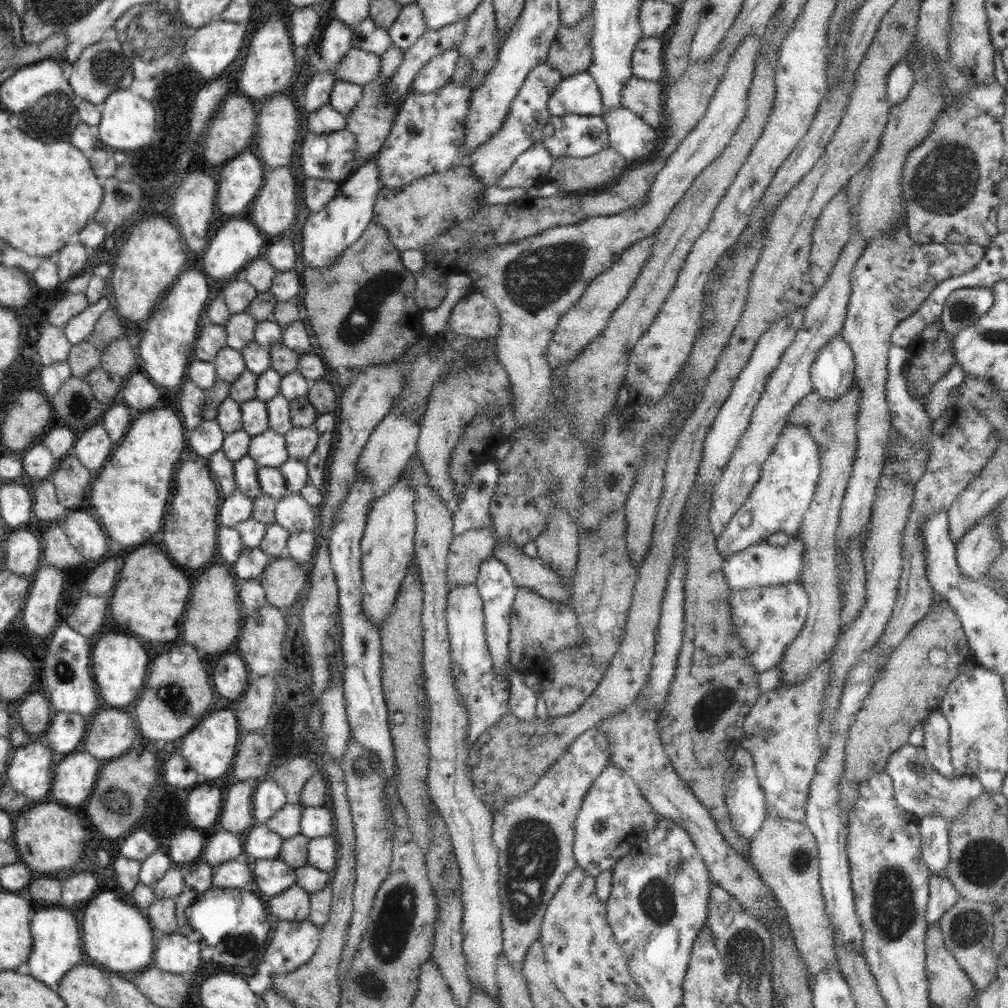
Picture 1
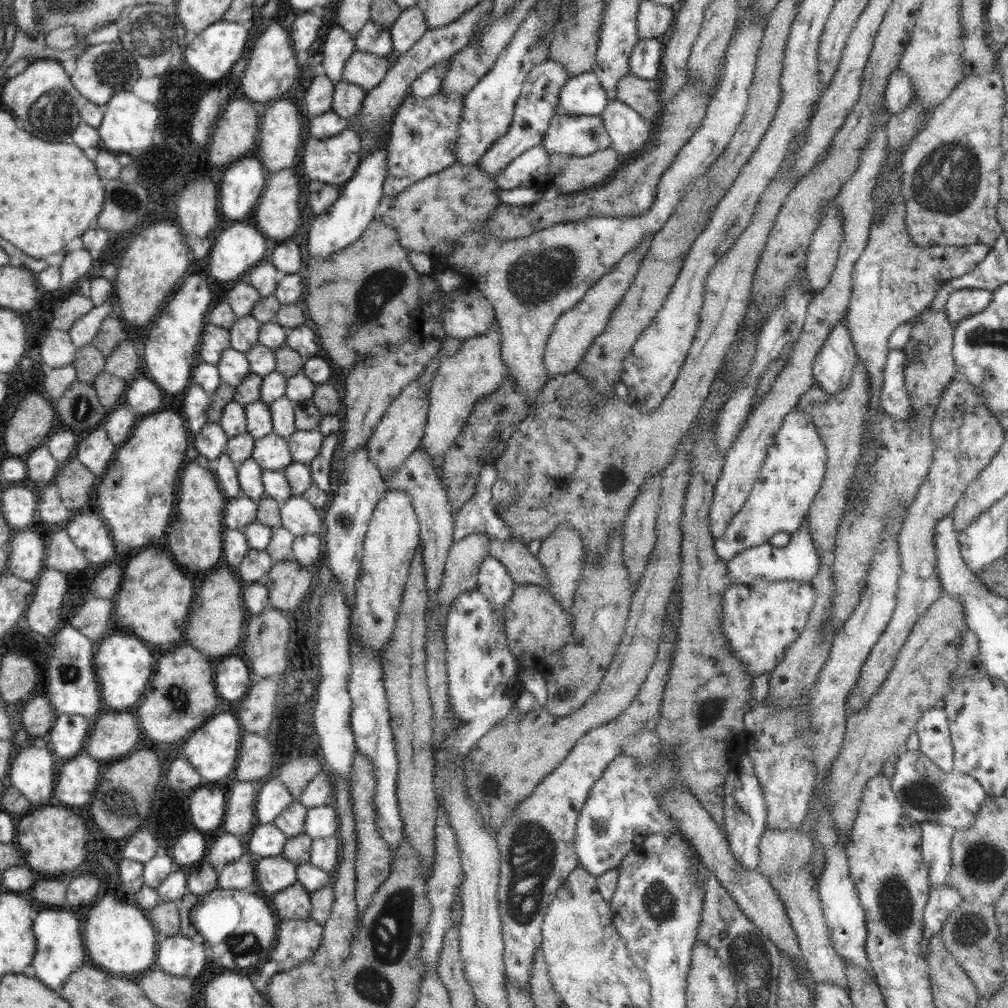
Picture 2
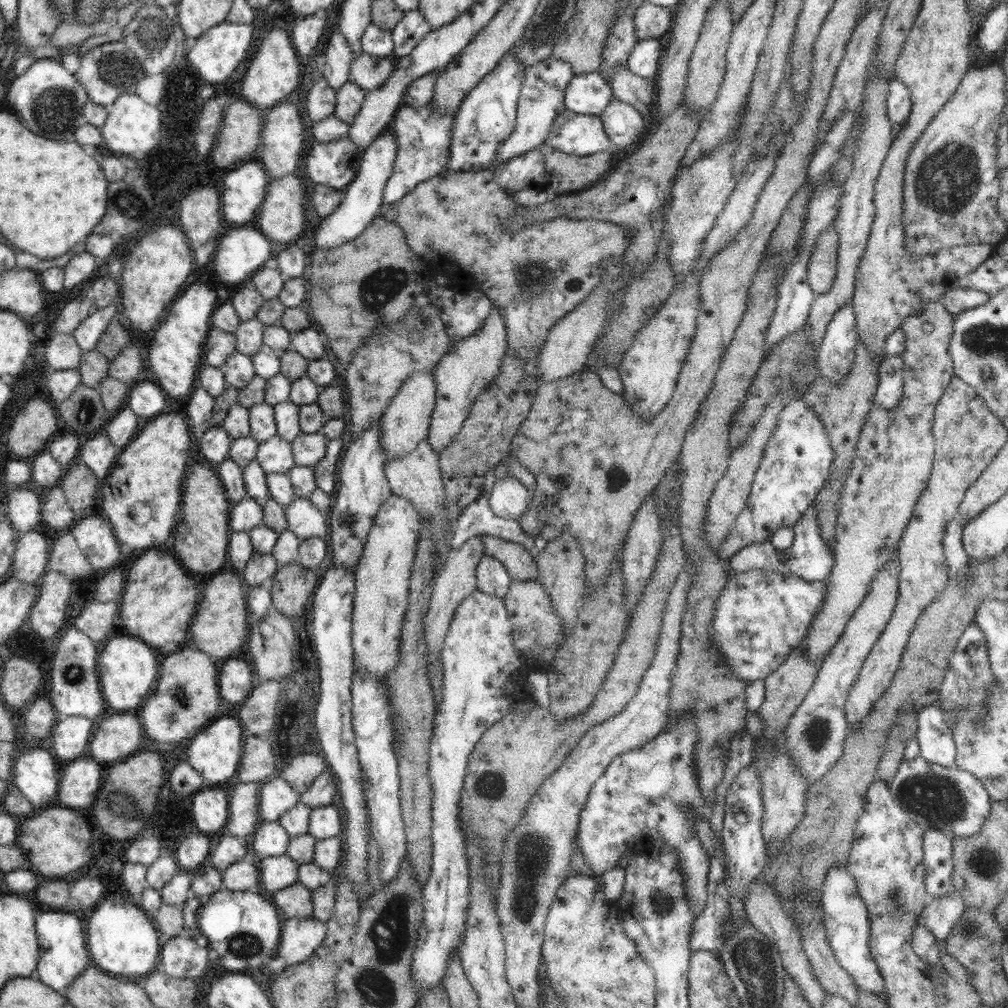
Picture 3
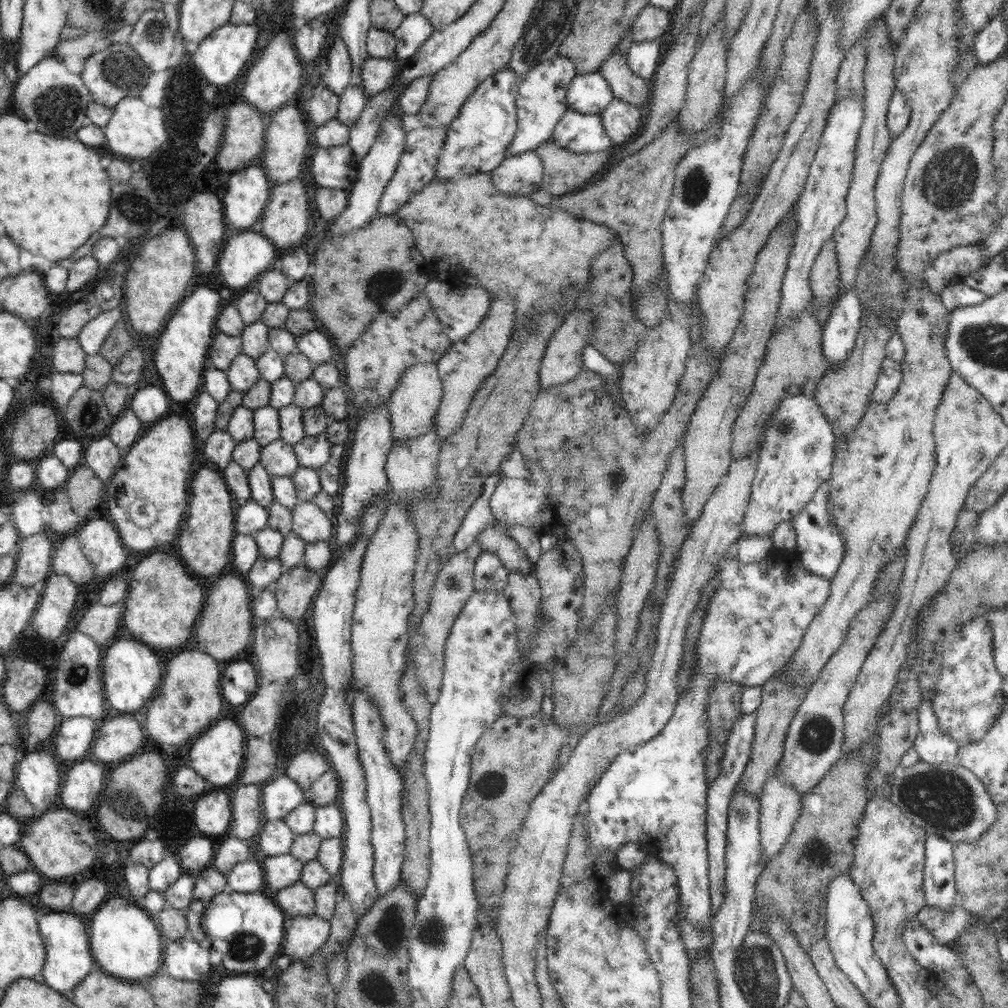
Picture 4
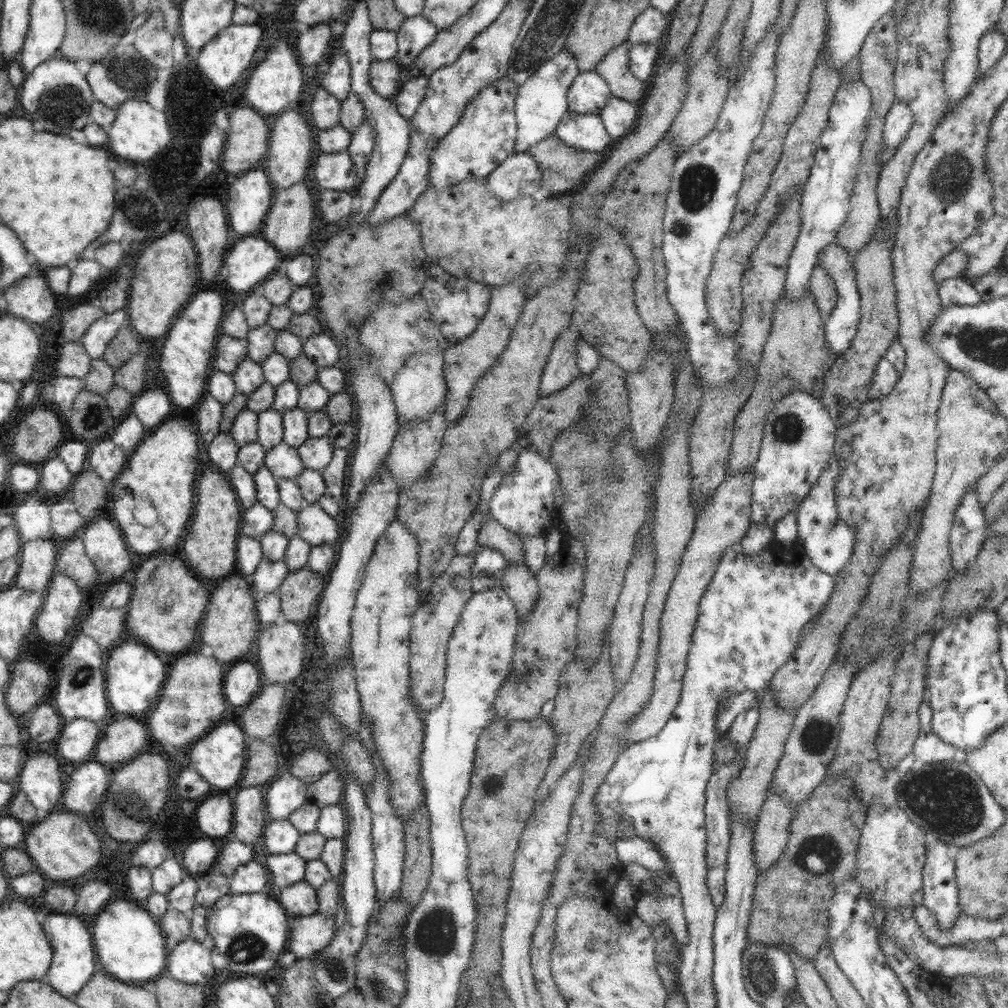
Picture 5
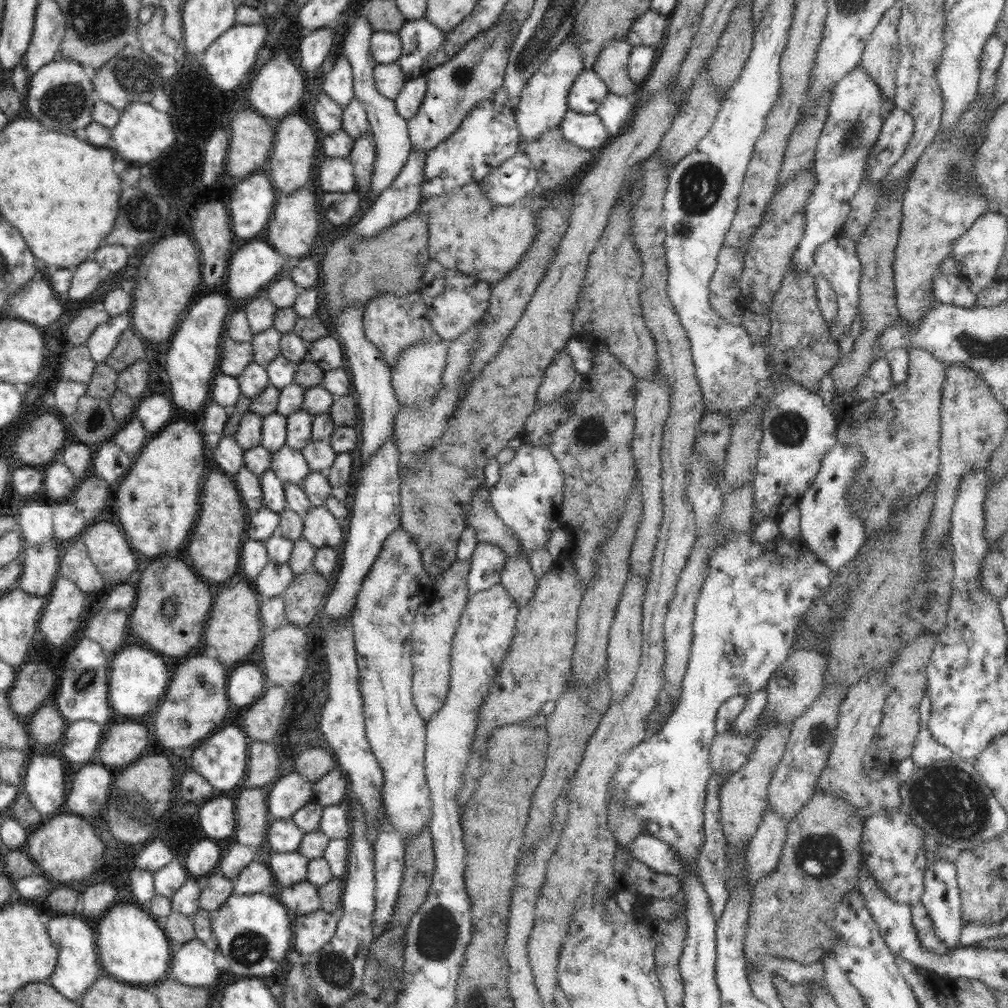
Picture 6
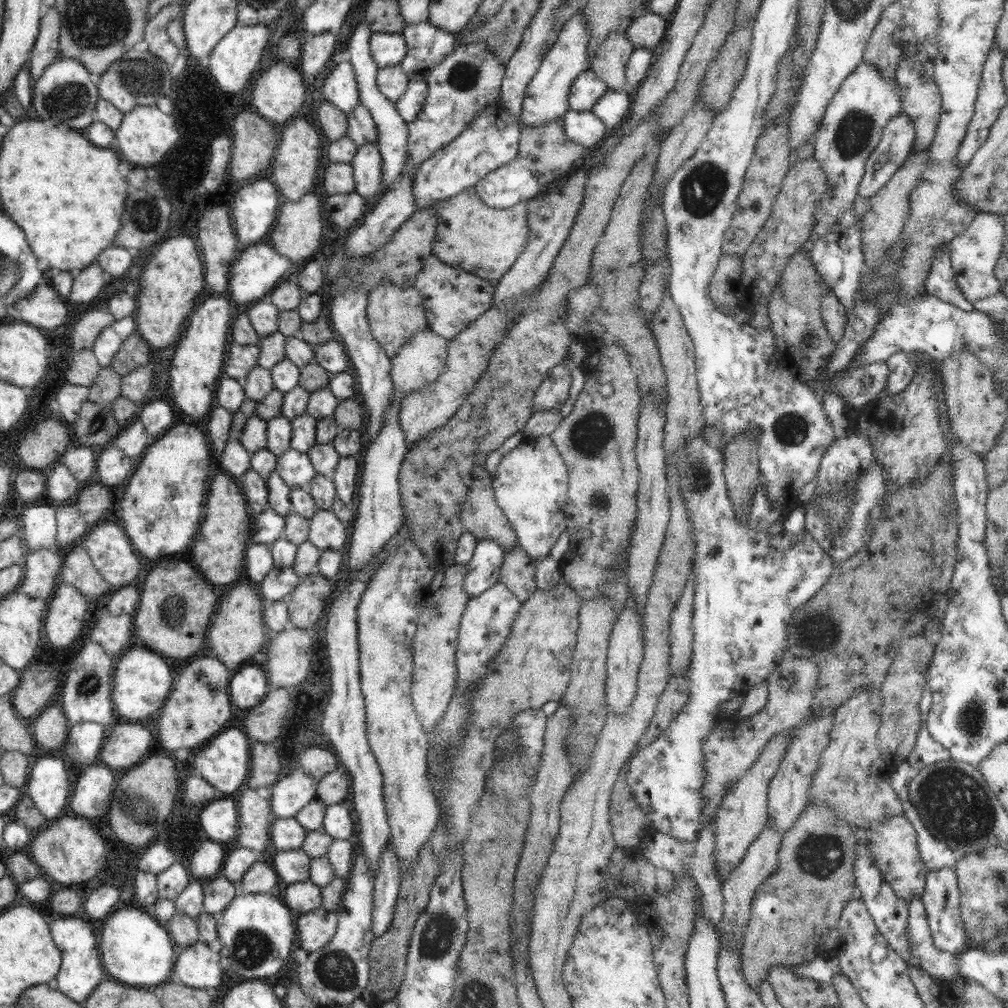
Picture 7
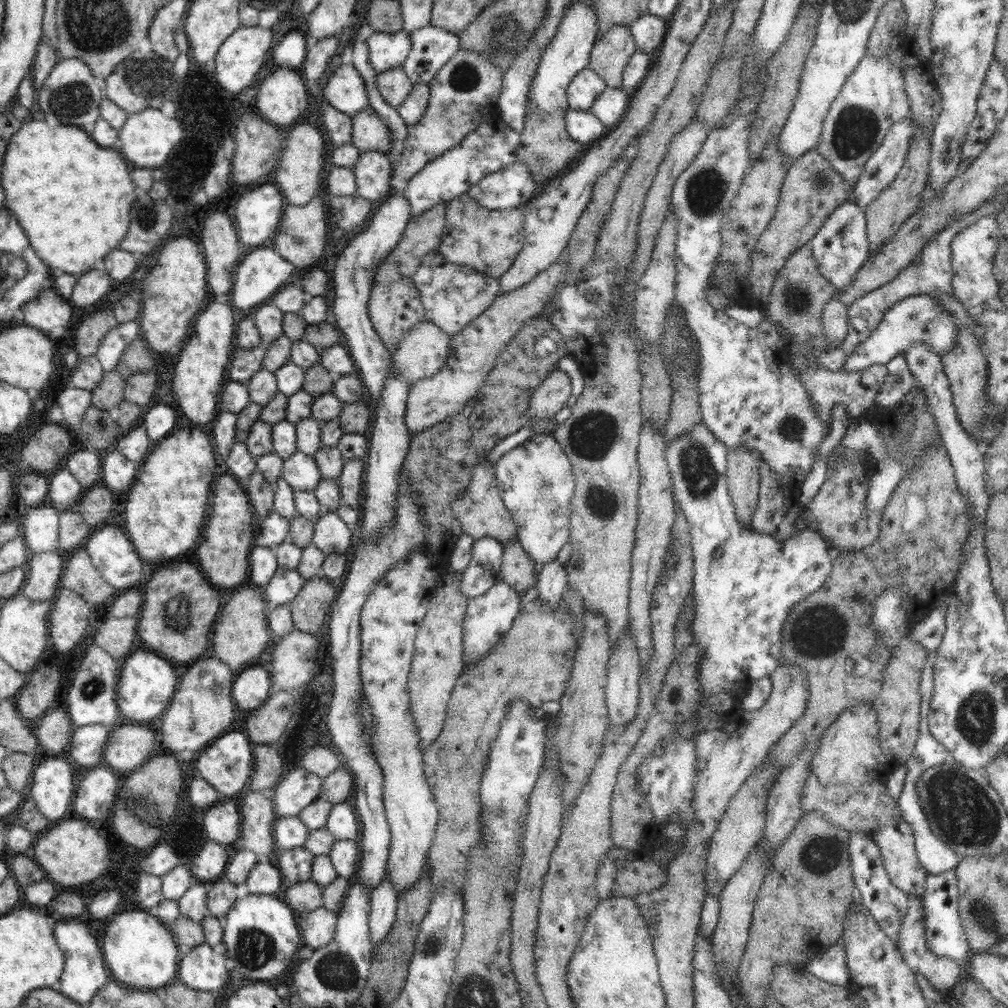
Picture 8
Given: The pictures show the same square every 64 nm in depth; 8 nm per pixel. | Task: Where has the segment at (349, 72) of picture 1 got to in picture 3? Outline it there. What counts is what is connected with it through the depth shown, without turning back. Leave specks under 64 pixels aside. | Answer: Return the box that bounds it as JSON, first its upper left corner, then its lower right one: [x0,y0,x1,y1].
[349,53,394,92]

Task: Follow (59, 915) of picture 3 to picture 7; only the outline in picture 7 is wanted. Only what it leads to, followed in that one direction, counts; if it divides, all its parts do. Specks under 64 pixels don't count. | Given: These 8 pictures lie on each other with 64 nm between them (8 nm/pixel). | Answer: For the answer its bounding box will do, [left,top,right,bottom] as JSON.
[49,916,108,1003]

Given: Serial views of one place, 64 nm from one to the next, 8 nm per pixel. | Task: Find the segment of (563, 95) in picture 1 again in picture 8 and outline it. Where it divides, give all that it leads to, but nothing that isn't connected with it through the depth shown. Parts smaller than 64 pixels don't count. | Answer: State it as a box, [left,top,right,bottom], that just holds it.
[567,68,607,111]

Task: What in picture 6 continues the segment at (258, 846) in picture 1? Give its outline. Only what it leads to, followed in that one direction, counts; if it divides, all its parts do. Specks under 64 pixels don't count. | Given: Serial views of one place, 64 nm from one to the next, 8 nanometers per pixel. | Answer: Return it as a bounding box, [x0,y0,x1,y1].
[267,819,304,852]

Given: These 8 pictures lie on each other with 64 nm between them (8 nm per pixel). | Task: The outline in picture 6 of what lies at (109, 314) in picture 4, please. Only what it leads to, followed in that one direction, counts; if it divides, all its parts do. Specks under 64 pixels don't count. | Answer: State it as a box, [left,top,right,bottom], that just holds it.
[86,313,132,363]

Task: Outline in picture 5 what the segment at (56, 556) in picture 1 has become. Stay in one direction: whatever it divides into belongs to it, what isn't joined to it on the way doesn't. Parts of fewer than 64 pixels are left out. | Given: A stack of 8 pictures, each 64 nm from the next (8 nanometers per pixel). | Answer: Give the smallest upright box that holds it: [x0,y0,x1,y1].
[55,538,98,588]

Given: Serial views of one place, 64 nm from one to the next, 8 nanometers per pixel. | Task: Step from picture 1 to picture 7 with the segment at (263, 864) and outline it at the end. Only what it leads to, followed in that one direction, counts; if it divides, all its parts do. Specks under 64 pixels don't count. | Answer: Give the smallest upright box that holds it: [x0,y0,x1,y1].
[274,849,310,884]

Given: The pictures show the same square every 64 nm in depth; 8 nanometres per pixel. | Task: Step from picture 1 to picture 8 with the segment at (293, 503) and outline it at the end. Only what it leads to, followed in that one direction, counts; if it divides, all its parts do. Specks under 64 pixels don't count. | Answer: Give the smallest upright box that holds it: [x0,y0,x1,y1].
[313,513,355,556]

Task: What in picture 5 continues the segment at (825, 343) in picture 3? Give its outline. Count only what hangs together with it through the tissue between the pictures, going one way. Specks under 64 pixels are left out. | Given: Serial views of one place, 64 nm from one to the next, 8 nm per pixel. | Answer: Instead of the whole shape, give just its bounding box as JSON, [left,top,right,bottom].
[817,241,861,354]

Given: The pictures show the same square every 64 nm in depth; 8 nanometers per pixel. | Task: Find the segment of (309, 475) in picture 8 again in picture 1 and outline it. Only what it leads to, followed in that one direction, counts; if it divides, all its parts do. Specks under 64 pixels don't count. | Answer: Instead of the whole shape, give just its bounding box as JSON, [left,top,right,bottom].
[247,429,289,468]

